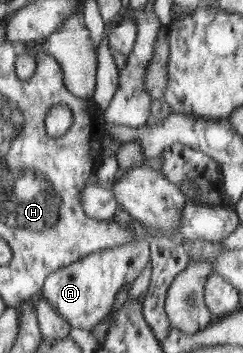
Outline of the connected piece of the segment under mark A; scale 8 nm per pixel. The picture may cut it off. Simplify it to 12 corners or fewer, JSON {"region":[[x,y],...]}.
{"region":[[119,206],[131,244],[50,273],[40,292],[73,328],[103,323],[151,266],[154,237]]}

